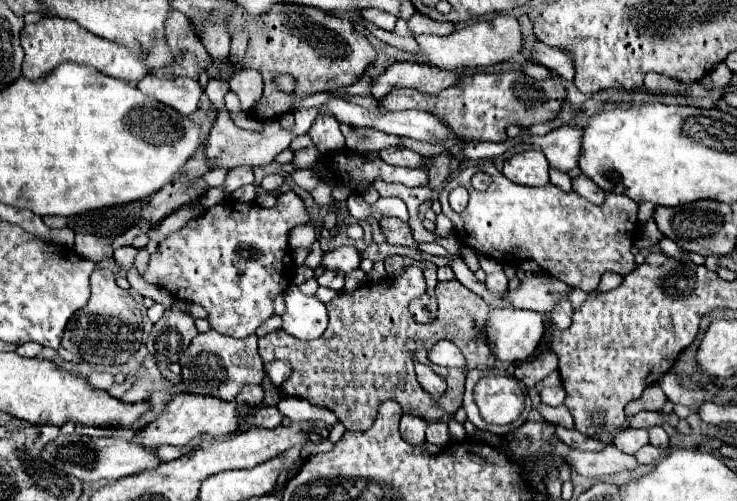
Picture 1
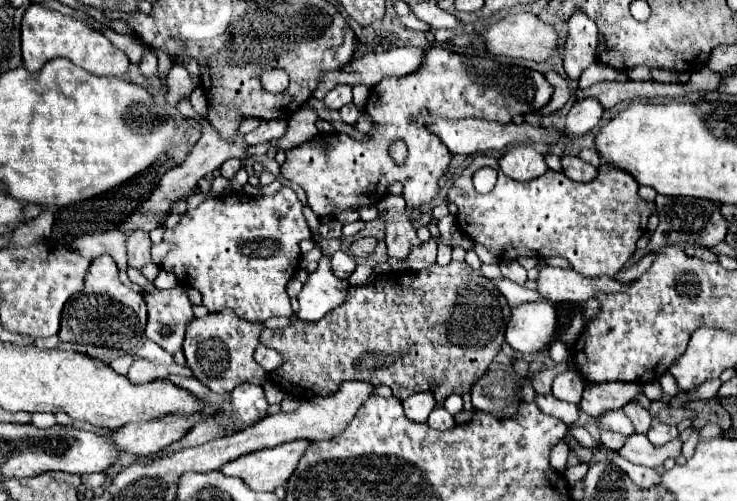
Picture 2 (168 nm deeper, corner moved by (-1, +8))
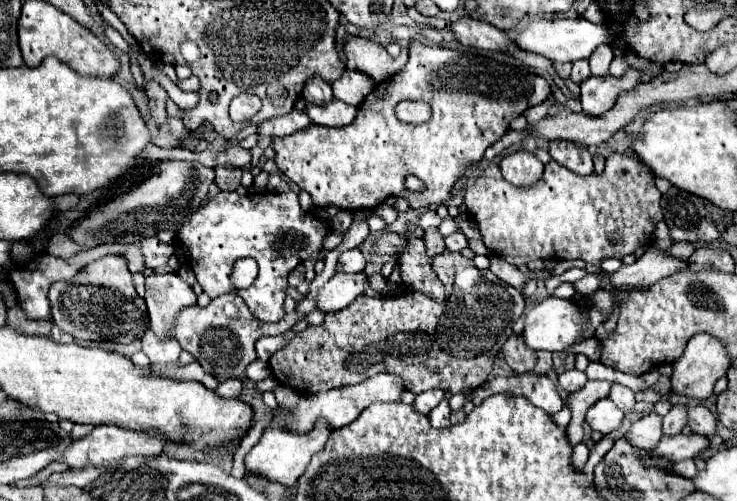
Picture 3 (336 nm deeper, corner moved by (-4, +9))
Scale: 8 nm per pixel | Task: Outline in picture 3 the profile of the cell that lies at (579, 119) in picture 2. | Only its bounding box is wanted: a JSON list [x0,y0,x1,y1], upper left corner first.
[580,65,660,117]

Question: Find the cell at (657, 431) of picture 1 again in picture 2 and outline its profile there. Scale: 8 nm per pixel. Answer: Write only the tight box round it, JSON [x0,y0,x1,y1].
[623,402,653,434]

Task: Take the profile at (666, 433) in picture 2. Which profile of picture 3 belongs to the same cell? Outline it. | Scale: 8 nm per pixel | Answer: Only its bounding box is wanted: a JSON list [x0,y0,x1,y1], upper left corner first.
[662,405,686,435]

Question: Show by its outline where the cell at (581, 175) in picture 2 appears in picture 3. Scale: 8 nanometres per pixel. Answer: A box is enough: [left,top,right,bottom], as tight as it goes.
[548,141,594,175]

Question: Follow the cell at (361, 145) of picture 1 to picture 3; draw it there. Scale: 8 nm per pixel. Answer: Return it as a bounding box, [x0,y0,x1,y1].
[306,101,356,127]

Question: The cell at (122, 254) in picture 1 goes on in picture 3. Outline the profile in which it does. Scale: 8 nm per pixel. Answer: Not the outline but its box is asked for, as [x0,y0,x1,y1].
[142,237,174,269]

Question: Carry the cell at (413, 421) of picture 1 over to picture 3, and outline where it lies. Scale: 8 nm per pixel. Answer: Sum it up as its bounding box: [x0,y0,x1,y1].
[412,389,446,415]

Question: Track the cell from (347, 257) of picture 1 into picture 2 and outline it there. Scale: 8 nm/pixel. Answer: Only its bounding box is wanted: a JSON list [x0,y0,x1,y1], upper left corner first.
[349,238,379,258]

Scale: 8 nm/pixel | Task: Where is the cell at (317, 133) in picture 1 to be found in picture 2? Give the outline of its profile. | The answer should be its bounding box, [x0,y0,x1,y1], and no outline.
[323,84,351,110]

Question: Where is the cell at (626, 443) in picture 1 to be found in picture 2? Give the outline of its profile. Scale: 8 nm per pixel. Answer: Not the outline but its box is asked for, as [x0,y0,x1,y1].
[595,410,635,436]

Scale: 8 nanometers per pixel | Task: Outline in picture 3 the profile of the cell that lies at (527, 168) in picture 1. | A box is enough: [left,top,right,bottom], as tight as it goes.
[500,151,544,187]

